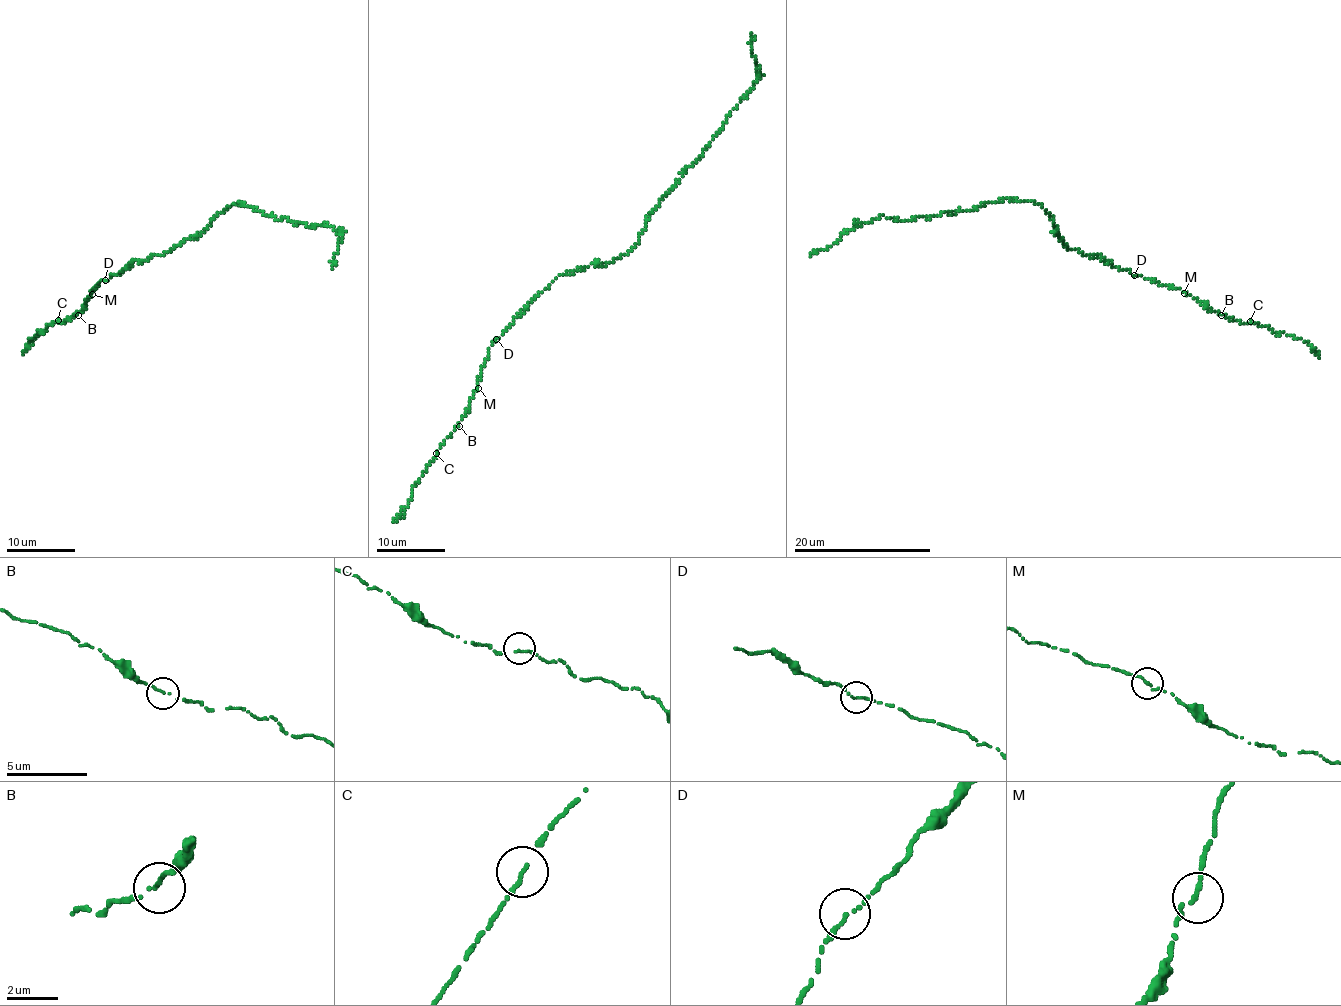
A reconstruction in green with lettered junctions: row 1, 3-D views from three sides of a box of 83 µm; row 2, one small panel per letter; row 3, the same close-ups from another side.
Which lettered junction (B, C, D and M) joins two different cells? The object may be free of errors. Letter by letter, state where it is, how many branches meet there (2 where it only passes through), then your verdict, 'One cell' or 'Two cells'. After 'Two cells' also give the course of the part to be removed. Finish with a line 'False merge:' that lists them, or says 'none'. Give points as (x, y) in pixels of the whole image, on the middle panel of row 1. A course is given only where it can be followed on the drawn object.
B: Place: (459, 426). Branches: 1. One cell
C: Place: (436, 453). Branches: 2. One cell
D: Place: (496, 339). Branches: 2. One cell
M: Place: (478, 388). Branches: 2. One cell
False merge: none

